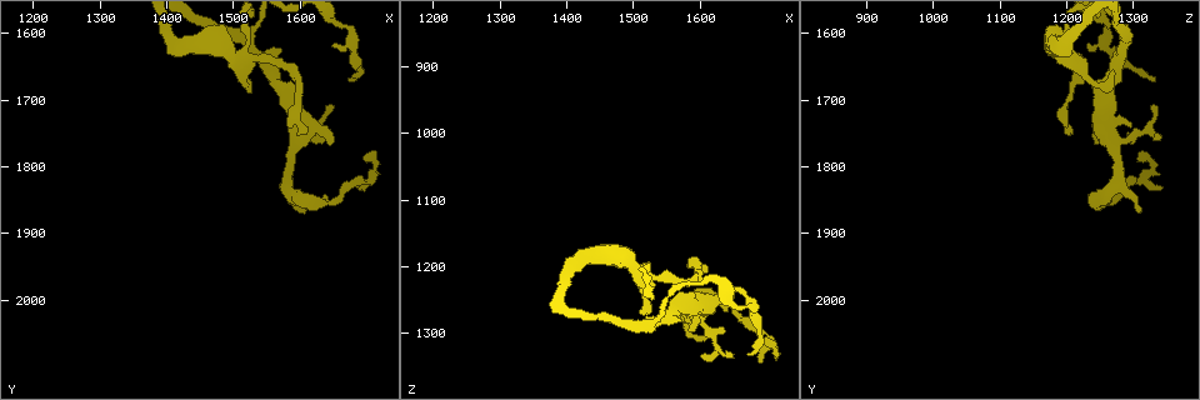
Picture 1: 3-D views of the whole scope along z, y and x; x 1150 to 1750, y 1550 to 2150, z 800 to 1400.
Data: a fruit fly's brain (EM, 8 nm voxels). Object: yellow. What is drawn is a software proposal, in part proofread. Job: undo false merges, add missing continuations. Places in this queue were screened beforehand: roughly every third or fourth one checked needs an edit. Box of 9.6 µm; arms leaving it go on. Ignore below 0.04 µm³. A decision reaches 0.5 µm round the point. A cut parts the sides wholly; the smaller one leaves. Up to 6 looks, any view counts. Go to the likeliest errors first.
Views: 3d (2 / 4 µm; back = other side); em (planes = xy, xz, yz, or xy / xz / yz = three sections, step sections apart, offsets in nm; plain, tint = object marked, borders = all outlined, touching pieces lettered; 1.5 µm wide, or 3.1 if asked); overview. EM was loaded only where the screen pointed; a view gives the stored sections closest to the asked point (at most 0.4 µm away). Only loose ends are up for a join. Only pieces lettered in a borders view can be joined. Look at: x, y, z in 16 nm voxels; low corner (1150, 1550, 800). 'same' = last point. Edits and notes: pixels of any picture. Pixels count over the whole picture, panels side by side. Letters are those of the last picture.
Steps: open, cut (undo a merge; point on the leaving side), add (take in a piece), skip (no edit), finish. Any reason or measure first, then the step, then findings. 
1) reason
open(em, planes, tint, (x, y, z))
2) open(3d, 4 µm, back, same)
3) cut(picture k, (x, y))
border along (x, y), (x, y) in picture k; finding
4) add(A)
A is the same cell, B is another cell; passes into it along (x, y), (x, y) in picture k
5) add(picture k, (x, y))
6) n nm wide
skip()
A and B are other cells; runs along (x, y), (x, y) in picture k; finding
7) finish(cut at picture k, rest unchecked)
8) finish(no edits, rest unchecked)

branch stops here
open(em, planes, borders, (1685, 1835, 1345))

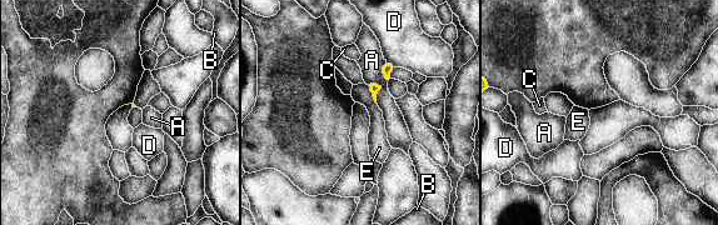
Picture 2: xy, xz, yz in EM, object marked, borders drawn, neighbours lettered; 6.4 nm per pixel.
skip()
A, B, C, D and E are other cells; border along (368, 85), (375, 103) in picture 2; none of them fits

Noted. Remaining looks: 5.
free end
open(em, planes, plain, (1585, 1740, 1300))

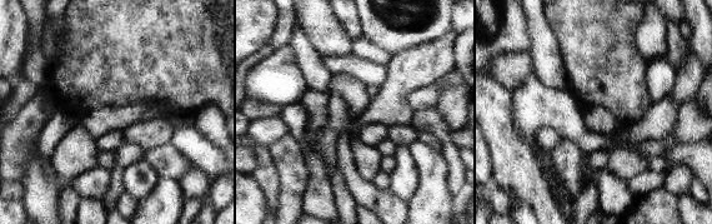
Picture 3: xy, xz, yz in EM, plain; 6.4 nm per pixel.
what lies round it
open(em, planes, borders, same)

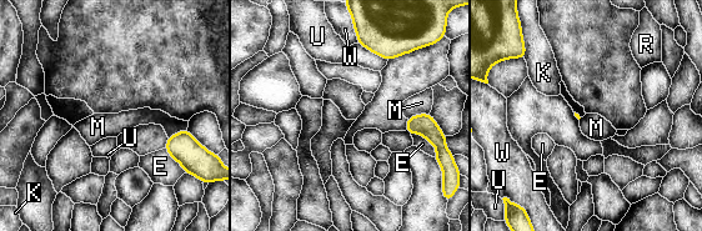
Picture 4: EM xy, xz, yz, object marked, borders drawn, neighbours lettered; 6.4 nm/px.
skip()
E, K, M, R, U and W are other cells; border along (429, 113), (411, 115), (407, 119) in picture 4; no lettered piece goes on from it

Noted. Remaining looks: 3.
narrows sharply
open(3d, 4 µm, (1510, 1635, 1210))

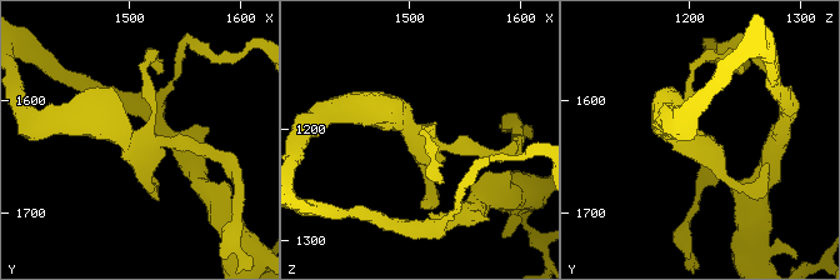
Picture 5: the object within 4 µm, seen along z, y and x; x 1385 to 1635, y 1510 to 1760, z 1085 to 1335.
open(em, planes, borders, (1508, 1634, 1206))

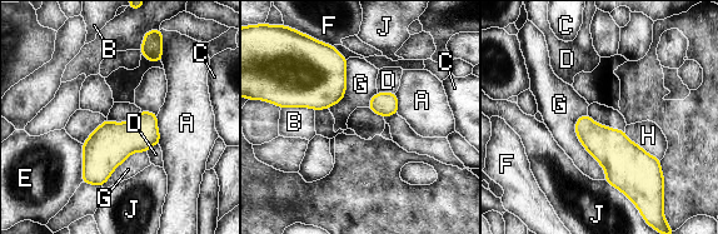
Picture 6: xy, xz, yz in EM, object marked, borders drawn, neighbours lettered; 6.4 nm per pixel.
skip()
A, B, C, D, E, F, G, H and J are other cells; border along (586, 113), (576, 135), (606, 179) in picture 6; all the same cell

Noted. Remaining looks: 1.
finish(no edits, rest unchecked)

